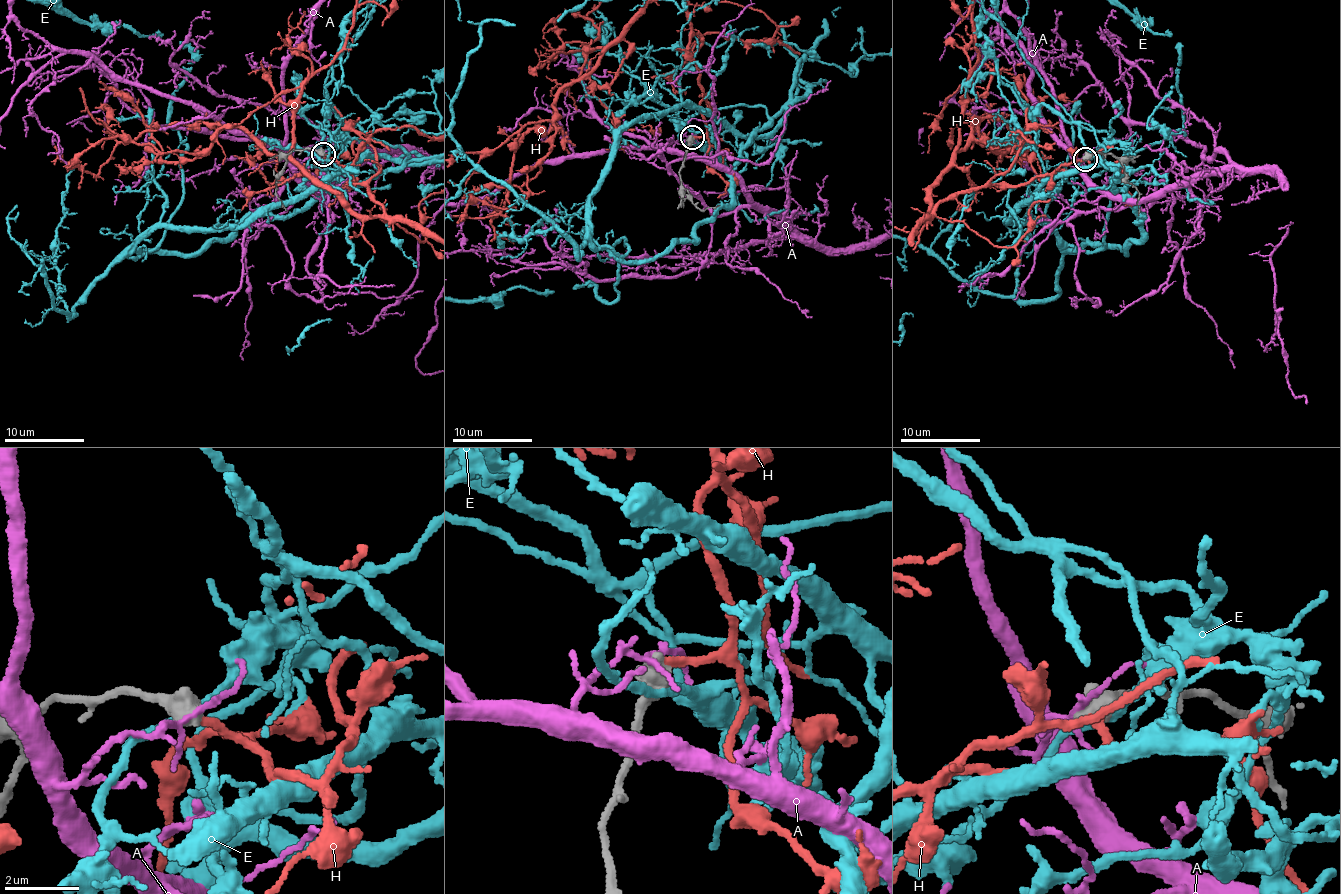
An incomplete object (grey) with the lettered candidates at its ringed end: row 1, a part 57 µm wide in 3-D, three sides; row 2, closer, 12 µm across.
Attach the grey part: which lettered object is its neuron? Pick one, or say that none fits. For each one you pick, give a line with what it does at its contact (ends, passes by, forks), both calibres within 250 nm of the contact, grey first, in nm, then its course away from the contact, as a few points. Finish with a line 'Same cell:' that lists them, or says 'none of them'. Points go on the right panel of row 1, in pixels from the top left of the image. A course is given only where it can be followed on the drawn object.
H: It ends there. Thickness 700 nm (grey) against 190 nm
Same cell: H

